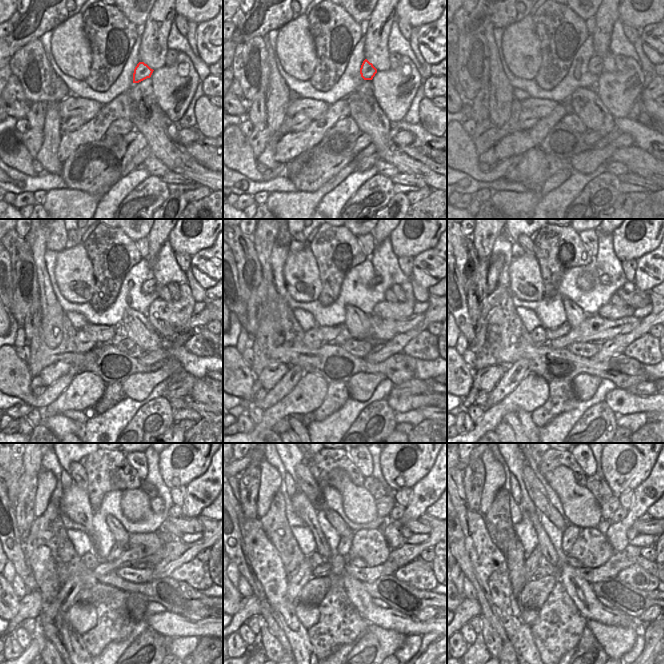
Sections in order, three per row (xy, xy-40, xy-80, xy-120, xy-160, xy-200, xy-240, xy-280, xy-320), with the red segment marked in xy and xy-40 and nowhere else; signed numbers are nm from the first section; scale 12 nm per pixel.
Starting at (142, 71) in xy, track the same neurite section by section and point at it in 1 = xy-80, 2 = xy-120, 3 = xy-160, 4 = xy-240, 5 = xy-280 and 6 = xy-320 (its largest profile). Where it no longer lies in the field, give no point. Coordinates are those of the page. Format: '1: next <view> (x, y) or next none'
1: next xy-80 (595, 66)
2: next xy-120 (150, 285)
3: next xy-160 (377, 279)
4: next xy-240 (157, 504)
5: next xy-280 (385, 504)
6: next xy-320 (608, 509)

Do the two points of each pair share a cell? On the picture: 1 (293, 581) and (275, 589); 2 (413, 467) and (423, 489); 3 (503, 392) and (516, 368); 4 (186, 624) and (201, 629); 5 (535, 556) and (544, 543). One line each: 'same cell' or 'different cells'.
1: different cells
2: different cells
3: same cell
4: same cell
5: different cells

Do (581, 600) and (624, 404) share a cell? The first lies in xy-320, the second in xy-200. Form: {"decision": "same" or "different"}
{"decision": "same"}

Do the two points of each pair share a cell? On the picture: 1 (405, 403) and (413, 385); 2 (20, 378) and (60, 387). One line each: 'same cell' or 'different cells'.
1: different cells
2: same cell

